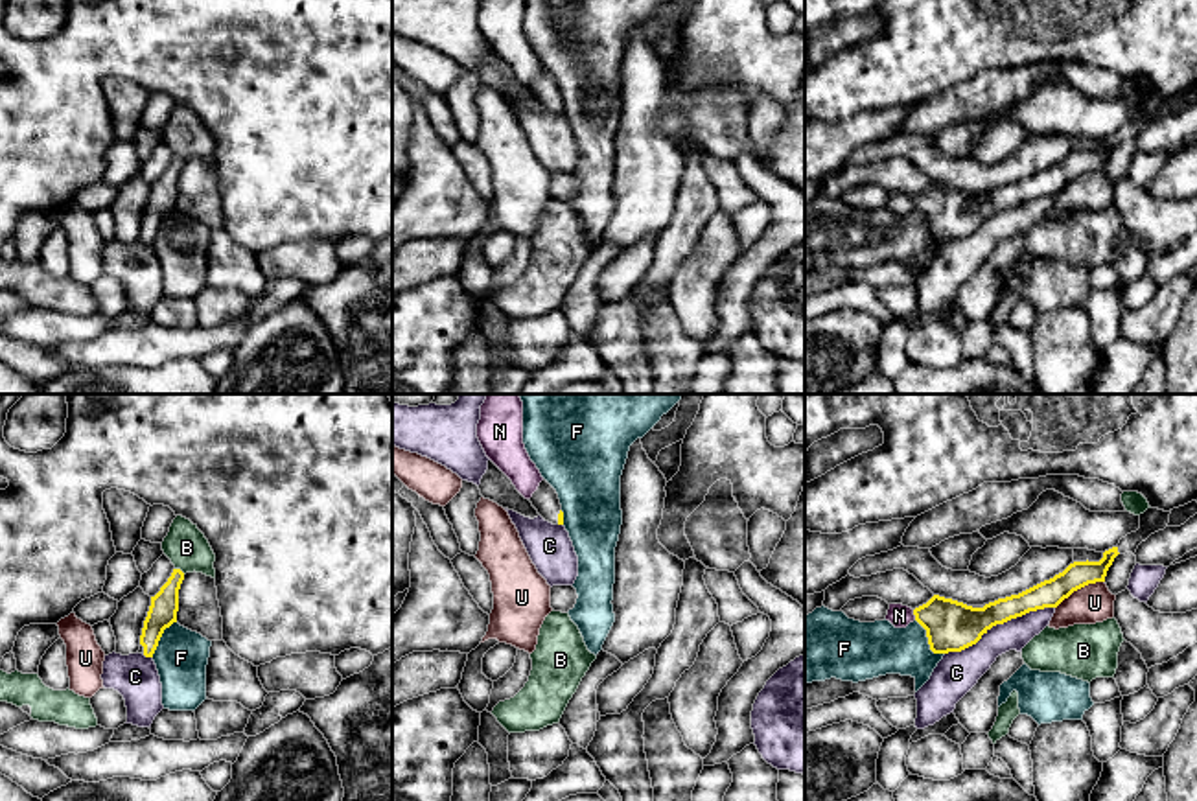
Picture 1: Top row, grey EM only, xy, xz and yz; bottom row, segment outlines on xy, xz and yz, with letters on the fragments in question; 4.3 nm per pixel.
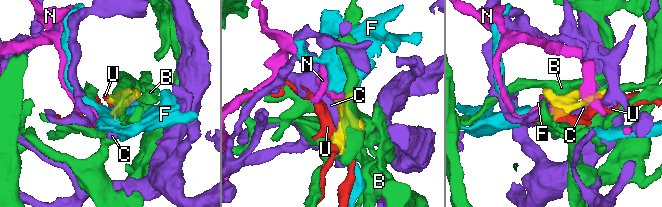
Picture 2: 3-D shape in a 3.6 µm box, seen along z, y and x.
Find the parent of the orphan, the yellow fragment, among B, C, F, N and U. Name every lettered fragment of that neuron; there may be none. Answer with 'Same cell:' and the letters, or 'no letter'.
Same cell: no letter

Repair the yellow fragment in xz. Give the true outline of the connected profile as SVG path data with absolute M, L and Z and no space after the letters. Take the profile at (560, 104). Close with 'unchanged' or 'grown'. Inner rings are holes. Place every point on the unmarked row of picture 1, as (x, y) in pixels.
M545 66L540 70L538 77L529 88L545 109L564 112L564 99L558 81Z; grown

